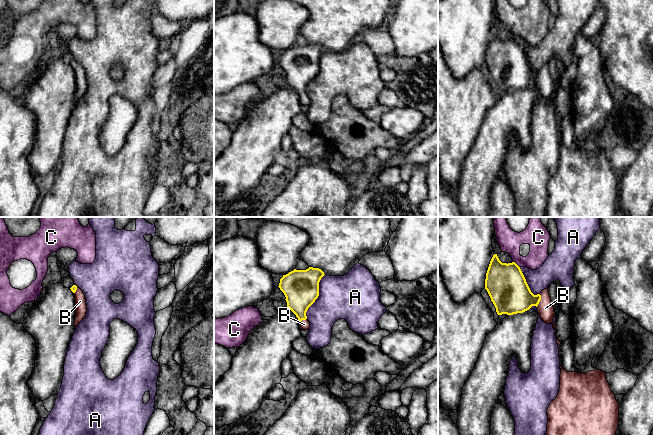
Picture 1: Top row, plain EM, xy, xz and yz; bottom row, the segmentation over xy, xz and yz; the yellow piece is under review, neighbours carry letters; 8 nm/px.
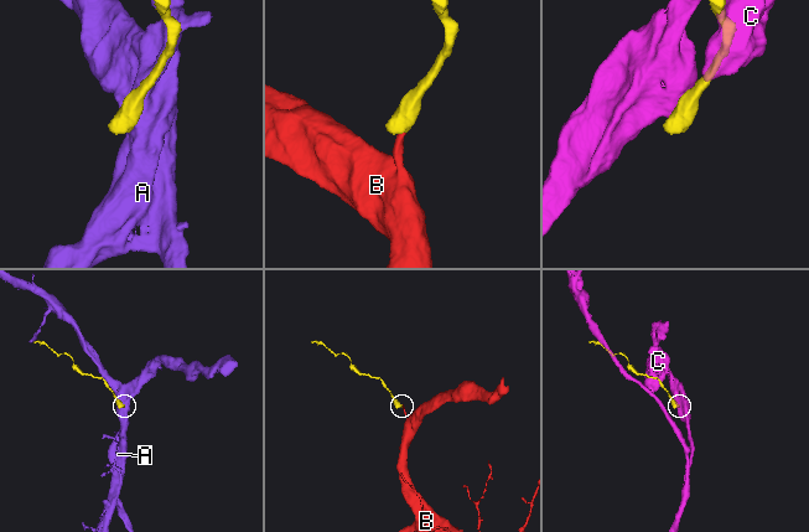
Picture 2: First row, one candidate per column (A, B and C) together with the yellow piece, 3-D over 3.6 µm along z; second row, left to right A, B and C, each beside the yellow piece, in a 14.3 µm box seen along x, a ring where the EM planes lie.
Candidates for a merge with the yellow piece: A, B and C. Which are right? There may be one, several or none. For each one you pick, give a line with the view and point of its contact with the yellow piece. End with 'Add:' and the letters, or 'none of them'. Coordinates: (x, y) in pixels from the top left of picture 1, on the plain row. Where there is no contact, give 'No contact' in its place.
B: Touches yellow at yz (540, 75)
Add: B

